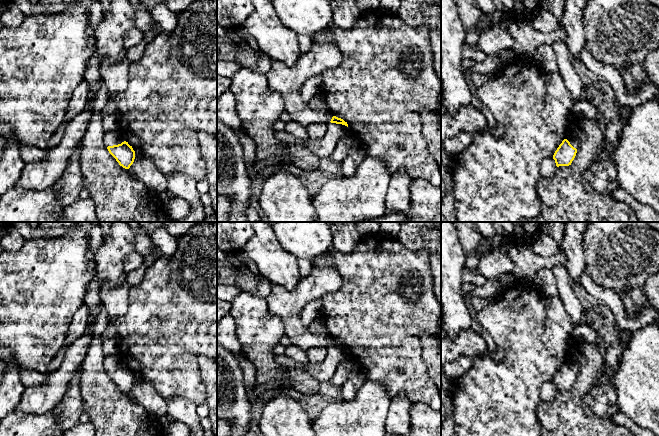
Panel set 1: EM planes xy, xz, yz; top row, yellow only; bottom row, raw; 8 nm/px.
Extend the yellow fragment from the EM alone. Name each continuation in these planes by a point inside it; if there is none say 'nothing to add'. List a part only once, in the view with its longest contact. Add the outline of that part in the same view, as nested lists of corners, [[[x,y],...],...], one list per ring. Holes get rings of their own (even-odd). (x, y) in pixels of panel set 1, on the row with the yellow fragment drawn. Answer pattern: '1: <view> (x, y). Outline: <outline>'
1: xz (324, 147). Outline: [[[330,122],[327,124],[327,131],[323,138],[308,138],[304,141],[304,144],[307,149],[315,154],[319,159],[331,157],[337,141],[342,136],[346,135],[350,135],[349,128],[347,126]]]

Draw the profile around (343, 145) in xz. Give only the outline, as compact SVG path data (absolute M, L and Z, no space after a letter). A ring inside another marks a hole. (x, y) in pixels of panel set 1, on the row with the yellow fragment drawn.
M352 135L342 136L336 143L331 159L336 162L342 162L349 154L353 141Z

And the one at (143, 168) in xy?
M135 152L134 162L128 171L157 195L167 188L167 177L159 171L150 158L143 154Z

